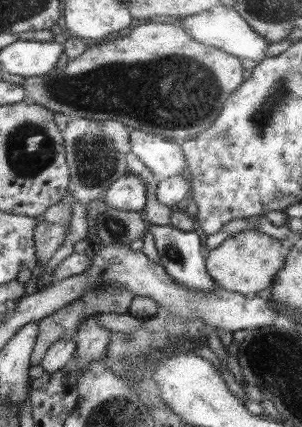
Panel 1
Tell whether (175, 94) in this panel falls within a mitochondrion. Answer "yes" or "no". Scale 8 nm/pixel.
yes

